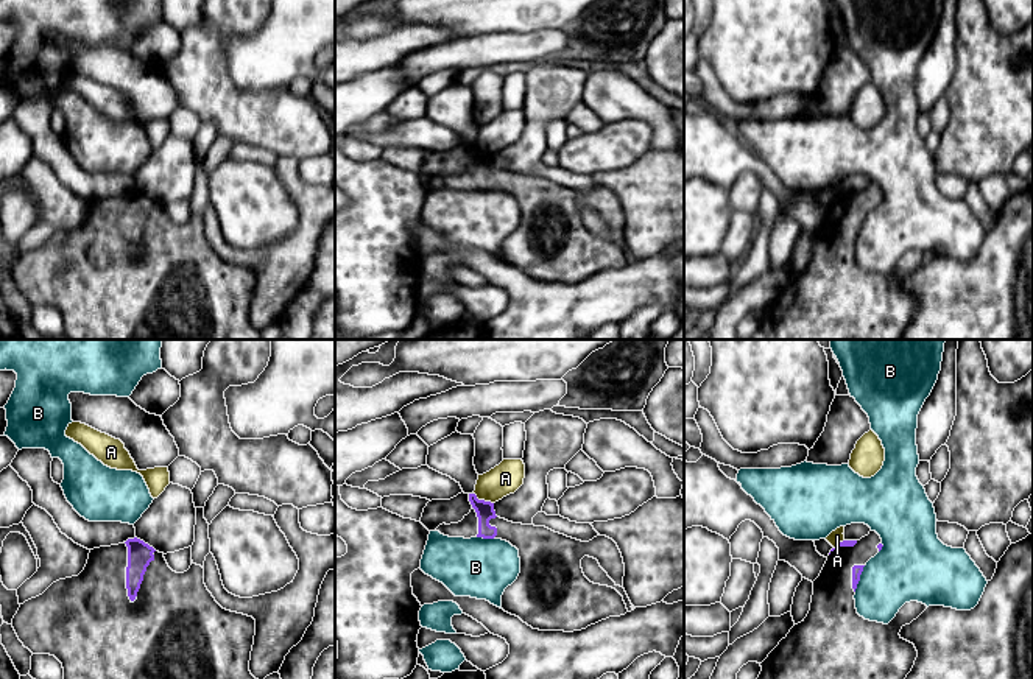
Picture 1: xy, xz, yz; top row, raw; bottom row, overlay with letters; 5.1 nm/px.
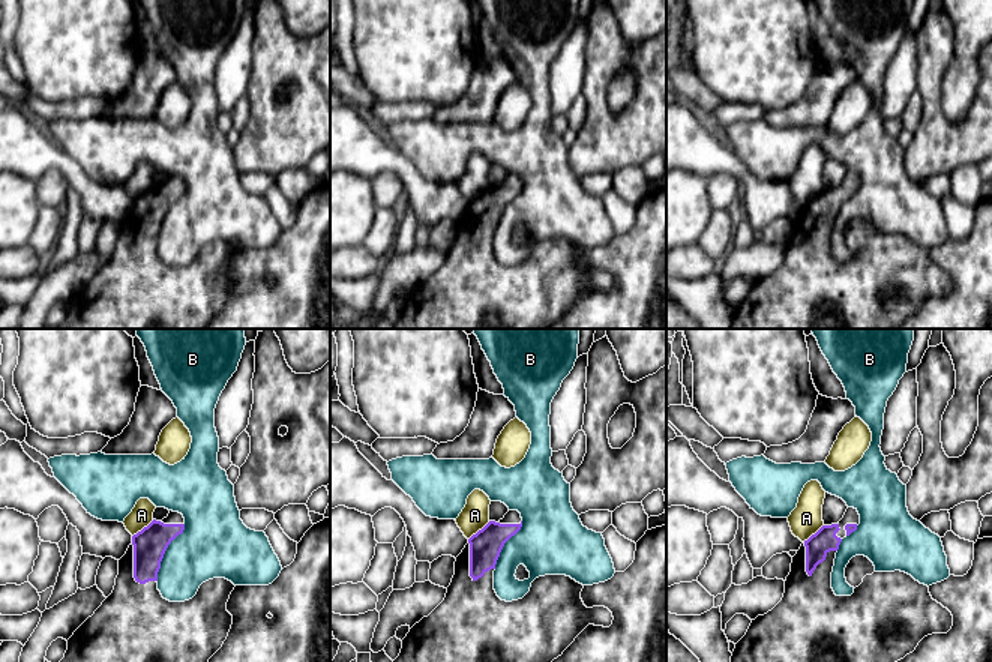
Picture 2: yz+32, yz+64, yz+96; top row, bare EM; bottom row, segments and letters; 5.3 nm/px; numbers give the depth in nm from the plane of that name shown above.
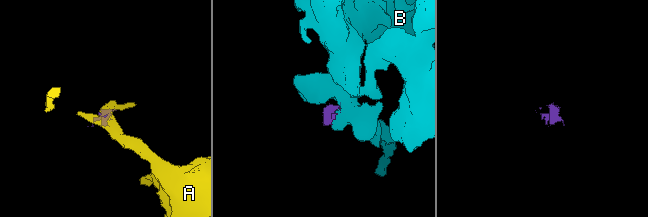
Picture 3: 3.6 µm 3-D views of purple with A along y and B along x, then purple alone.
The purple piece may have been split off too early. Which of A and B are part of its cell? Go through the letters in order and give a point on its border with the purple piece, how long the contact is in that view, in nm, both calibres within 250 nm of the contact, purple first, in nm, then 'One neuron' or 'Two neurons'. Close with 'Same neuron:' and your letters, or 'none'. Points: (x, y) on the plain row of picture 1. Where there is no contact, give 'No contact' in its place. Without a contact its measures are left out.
A: Touches purple at xz (483, 151). Shared border 120 nm. Thickness 100 nm (purple) against 160 nm. Two neurons
B: Touches purple at yz (859, 229). Shared border 150 nm. Thickness 50 nm (purple) against 320 nm. Two neurons
Same neuron: none

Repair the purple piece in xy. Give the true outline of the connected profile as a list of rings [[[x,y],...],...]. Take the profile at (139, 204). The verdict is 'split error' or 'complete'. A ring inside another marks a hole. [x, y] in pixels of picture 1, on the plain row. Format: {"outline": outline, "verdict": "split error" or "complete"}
{"outline": [[[134,188],[123,195],[93,199],[87,215],[78,227],[53,234],[42,246],[20,255],[12,269],[12,279],[33,305],[55,307],[64,319],[64,333],[70,340],[263,340],[263,335],[249,322],[251,302],[256,287],[256,271],[252,268],[223,260],[204,235],[204,220],[192,215],[184,224],[173,223],[164,204],[156,202],[143,192]]], "verdict": "split error"}

